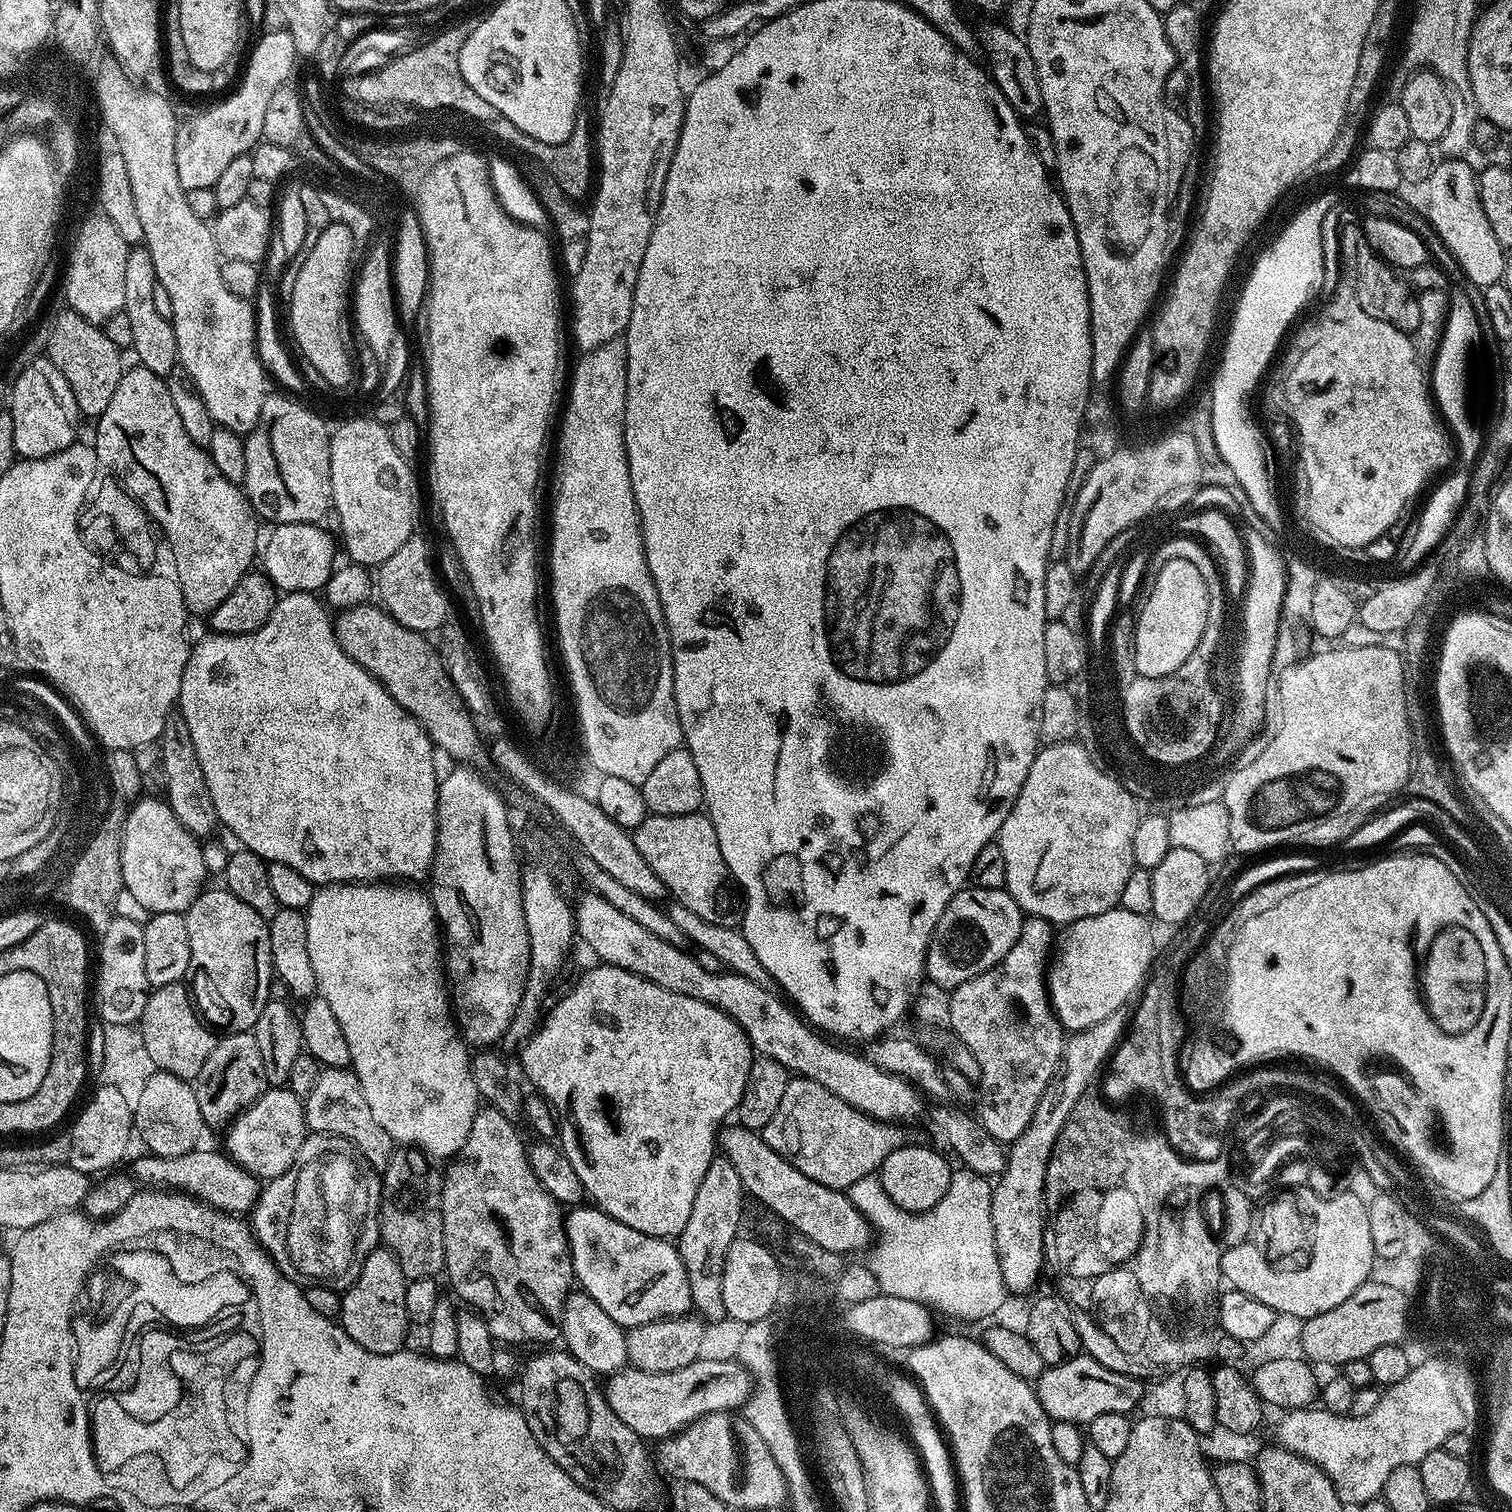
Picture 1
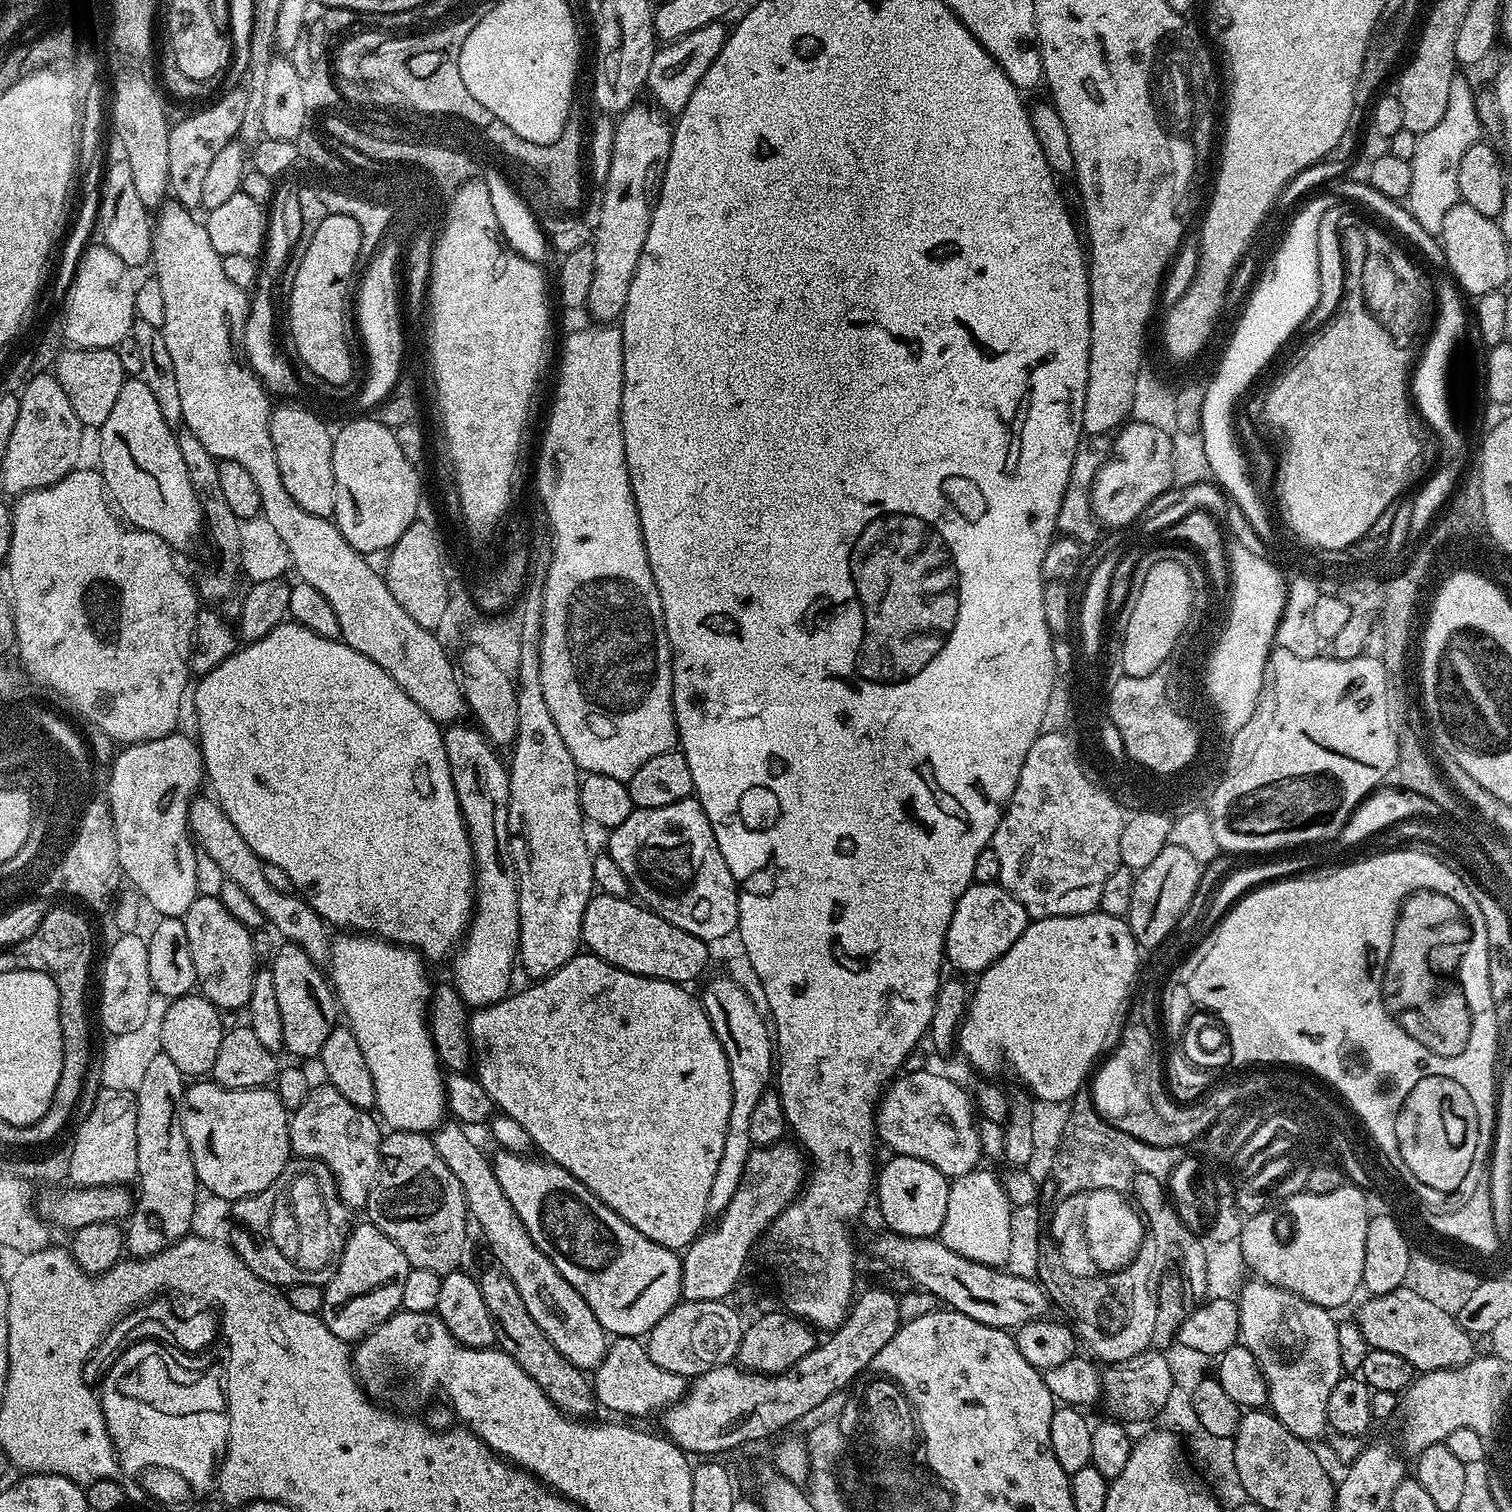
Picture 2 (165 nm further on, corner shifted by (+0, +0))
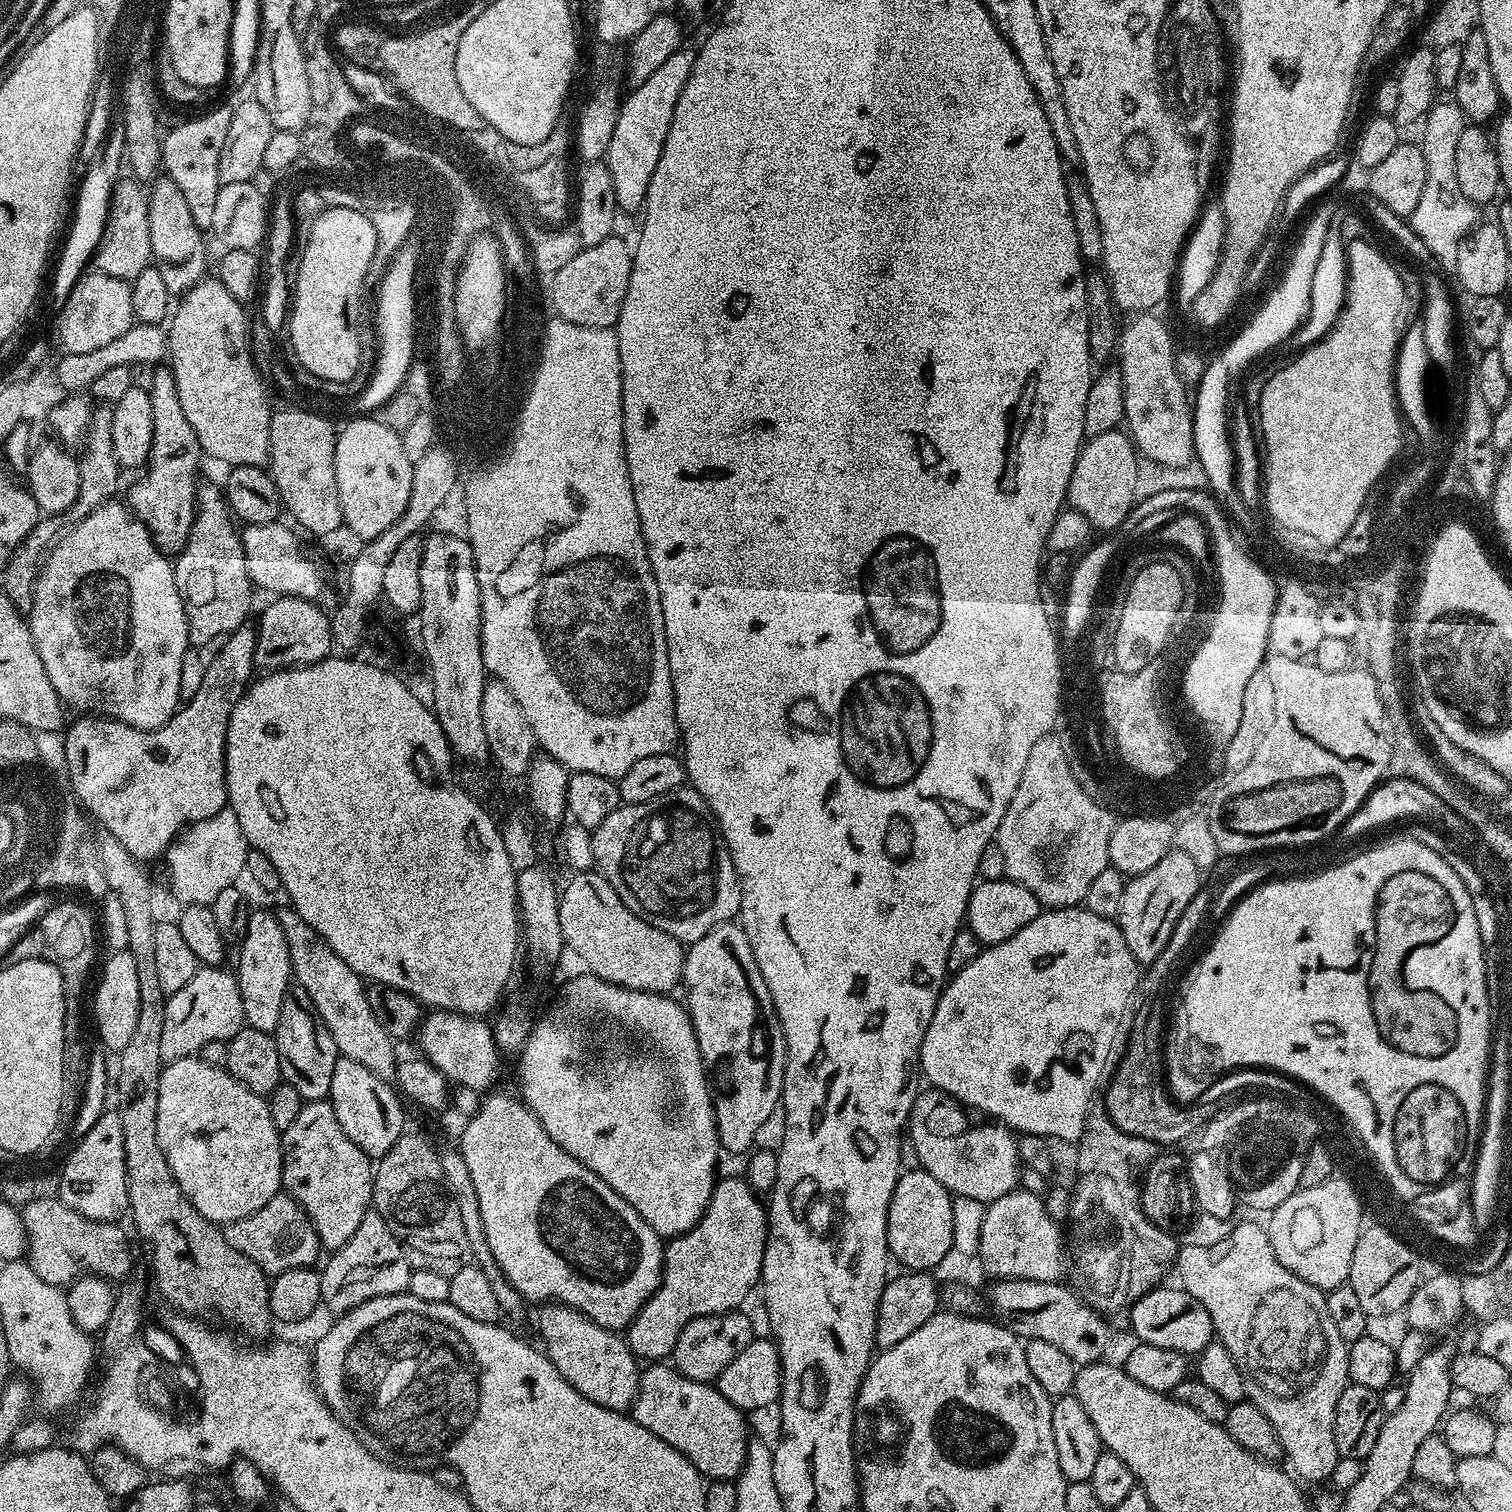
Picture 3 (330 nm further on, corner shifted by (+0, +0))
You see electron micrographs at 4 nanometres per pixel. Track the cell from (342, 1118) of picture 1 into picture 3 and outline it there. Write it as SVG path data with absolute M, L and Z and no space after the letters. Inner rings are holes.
M310 1100L305 1102L302 1110L298 1110L298 1118L289 1128L283 1129L282 1178L283 1191L292 1196L304 1208L310 1218L314 1230L320 1239L321 1249L335 1250L350 1242L350 1234L358 1230L358 1222L362 1222L365 1212L372 1204L373 1161L350 1138L346 1138L342 1126L338 1126L338 1114L334 1114L334 1106L327 1100Z

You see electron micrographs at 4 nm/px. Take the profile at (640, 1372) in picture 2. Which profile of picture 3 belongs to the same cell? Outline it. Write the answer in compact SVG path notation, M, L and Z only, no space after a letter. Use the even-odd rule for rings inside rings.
M664 1362L649 1363L640 1373L640 1391L630 1415L650 1434L674 1446L709 1481L735 1481L739 1476L750 1439L749 1421L711 1383L686 1378Z

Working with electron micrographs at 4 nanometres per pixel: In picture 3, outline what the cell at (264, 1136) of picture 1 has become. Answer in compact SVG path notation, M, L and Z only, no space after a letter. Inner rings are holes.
M199 1055L187 1056L181 1060L165 1063L163 1070L160 1071L160 1081L158 1082L158 1146L162 1150L162 1154L166 1154L166 1162L178 1182L182 1194L186 1194L186 1198L194 1206L194 1210L198 1210L198 1214L202 1214L202 1218L206 1218L211 1224L223 1226L233 1224L236 1219L246 1218L248 1215L262 1210L266 1206L266 1202L270 1202L270 1198L274 1198L281 1191L280 1179L282 1178L282 1158L284 1157L282 1132L281 1129L274 1126L274 1118L270 1118L267 1099L239 1084L224 1068L210 1066L200 1059Z

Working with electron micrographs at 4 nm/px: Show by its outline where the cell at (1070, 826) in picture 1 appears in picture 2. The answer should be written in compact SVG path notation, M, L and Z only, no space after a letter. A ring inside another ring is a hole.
M1041 732L1034 746L1030 746L1026 762L1022 762L1018 786L1008 800L996 833L992 835L990 847L998 854L1000 867L998 883L1028 911L1032 920L1097 911L1102 885L1116 868L1121 867L1118 842L1122 838L1125 809L1113 796L1106 794L1106 790L1084 780L1080 769L1072 763L1072 751L1073 744L1062 733Z

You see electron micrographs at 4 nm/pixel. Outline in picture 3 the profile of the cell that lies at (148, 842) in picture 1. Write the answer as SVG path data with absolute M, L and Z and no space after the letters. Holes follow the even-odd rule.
M245 622L223 637L220 649L205 663L206 675L198 694L177 708L162 727L147 732L117 720L95 714L84 714L67 725L64 736L64 760L68 763L67 779L71 790L85 809L102 825L103 831L114 834L130 854L141 862L163 857L172 841L188 827L218 814L228 803L224 747L232 705L242 698L254 676L253 656L256 649L256 630Z

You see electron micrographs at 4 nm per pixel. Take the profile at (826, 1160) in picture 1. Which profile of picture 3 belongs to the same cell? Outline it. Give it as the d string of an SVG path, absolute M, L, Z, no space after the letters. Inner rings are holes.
M728 1176L719 1181L716 1189L712 1191L712 1197L708 1203L708 1208L704 1211L704 1216L697 1222L689 1232L683 1232L681 1236L671 1237L664 1244L664 1269L660 1271L660 1284L654 1290L654 1294L645 1304L640 1307L636 1317L632 1319L632 1323L626 1329L626 1343L632 1350L633 1356L644 1362L660 1362L665 1358L671 1357L674 1346L678 1342L678 1334L682 1332L686 1326L686 1322L690 1322L699 1316L709 1316L710 1314L722 1314L730 1312L741 1307L740 1303L747 1298L760 1282L760 1271L762 1270L762 1258L764 1257L764 1247L766 1246L766 1238L768 1237L768 1213L765 1205L760 1204L761 1197L748 1184L747 1179L736 1176Z

